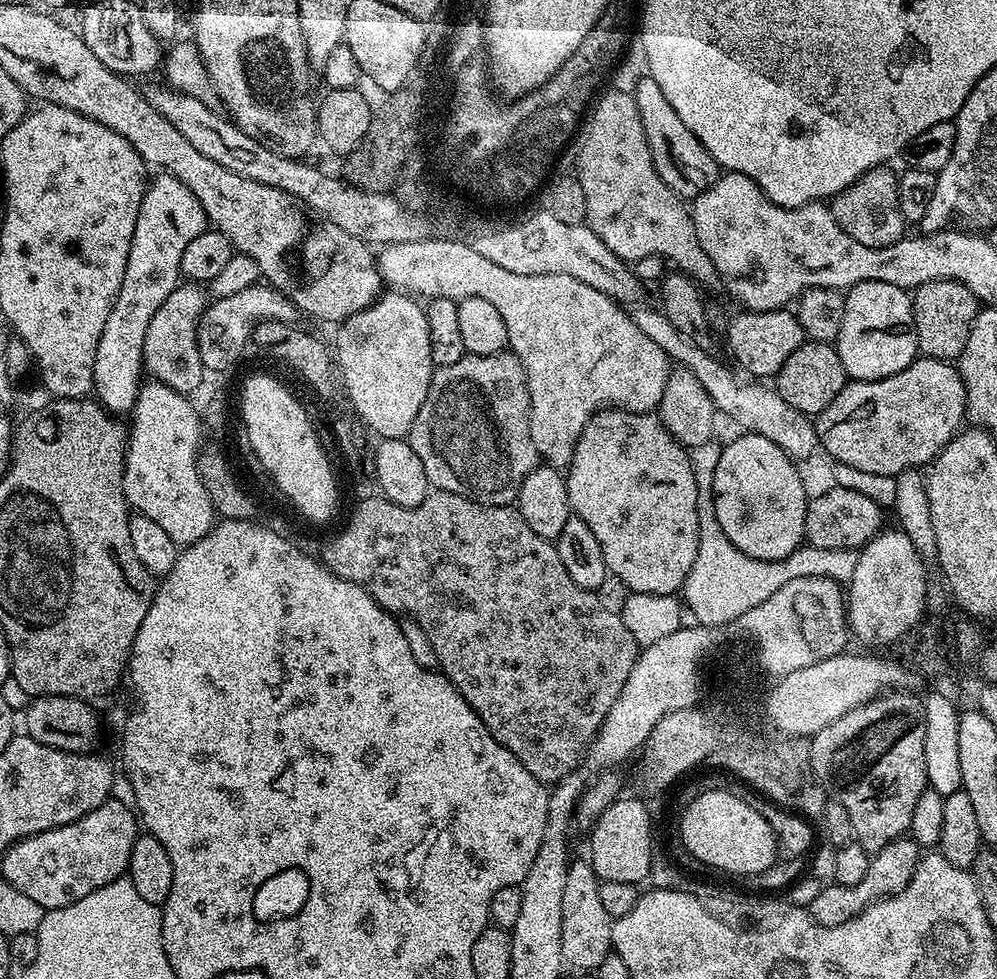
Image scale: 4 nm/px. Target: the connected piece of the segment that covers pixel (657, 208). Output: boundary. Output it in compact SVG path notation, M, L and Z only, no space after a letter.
M628 91L608 92L602 96L583 117L574 137L574 175L580 181L582 194L586 194L588 227L606 242L619 260L633 262L647 256L665 256L672 266L695 280L705 293L716 294L722 288L718 270L710 254L706 254L698 242L692 213L685 201L662 182L654 166L635 95Z

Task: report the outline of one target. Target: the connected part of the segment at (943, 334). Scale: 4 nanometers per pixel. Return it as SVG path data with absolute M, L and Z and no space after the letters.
M935 280L916 288L912 297L917 351L935 360L952 362L959 359L966 346L966 339L969 338L973 320L980 309L979 301L973 292L953 280Z

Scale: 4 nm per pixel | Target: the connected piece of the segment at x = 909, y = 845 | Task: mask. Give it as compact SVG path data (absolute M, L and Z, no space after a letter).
M901 838L890 842L881 852L875 853L869 859L868 869L862 882L854 886L832 883L807 906L808 915L818 926L842 926L842 922L850 922L854 918L869 908L876 900L883 900L885 896L893 896L906 888L914 870L918 866L922 849L919 844L914 843L911 838Z

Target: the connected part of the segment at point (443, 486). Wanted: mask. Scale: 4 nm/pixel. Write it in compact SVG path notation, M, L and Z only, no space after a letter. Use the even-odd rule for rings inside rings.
M505 350L485 356L466 354L450 366L437 367L426 402L422 402L422 410L418 410L406 439L414 446L414 454L422 461L433 489L462 494L479 504L511 505L519 497L526 478L541 463L538 450L534 450L534 438L530 438L530 390L520 359Z

